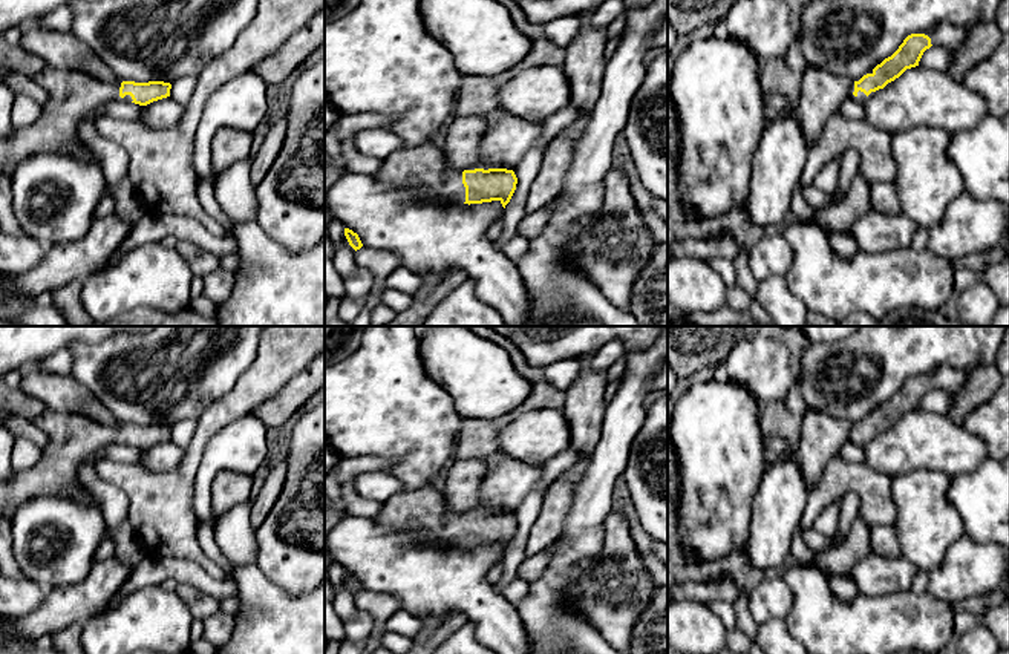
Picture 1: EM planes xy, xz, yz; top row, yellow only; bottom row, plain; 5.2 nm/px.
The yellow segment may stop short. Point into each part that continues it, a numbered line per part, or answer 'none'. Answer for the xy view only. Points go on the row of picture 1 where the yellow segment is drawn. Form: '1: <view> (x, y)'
1: xy (72, 95)

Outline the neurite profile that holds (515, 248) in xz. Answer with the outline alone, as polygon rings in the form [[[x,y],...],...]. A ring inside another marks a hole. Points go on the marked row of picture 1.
[[[518,233],[502,247],[502,253],[514,263],[525,256],[527,250],[528,250],[527,237]]]

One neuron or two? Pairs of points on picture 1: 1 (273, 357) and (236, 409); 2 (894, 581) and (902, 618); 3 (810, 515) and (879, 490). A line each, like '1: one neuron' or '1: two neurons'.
1: one neuron
2: two neurons
3: one neuron

